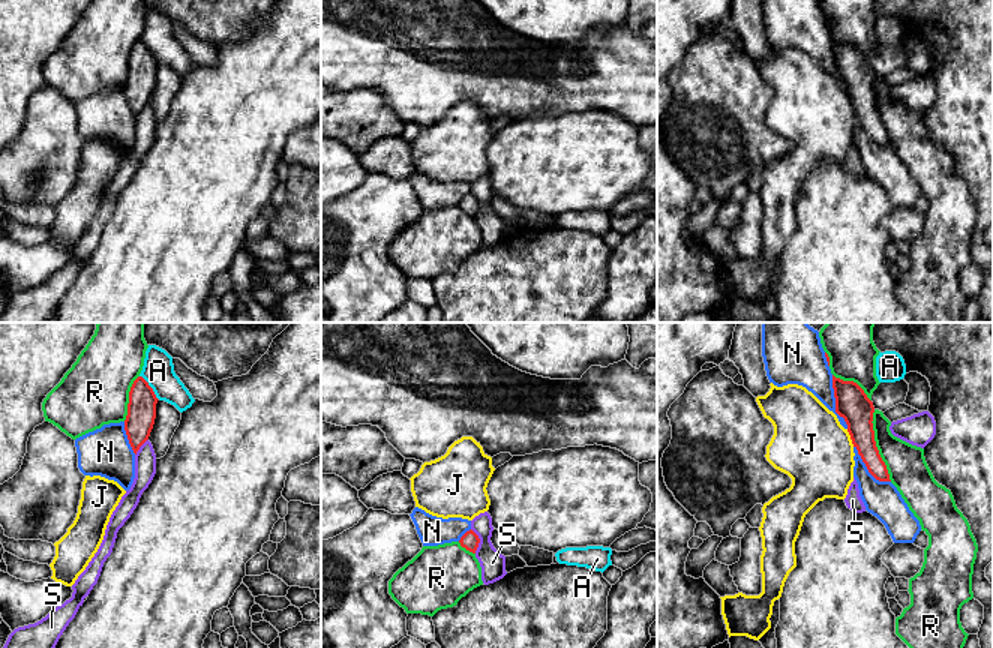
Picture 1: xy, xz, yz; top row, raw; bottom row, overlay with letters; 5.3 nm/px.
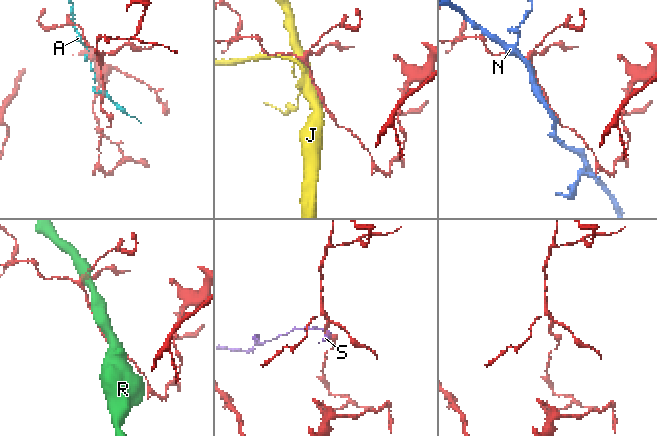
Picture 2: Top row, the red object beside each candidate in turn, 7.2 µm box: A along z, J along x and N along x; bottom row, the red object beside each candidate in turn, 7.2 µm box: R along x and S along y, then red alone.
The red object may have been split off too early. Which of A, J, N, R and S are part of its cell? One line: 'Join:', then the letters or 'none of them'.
Join: none of them

